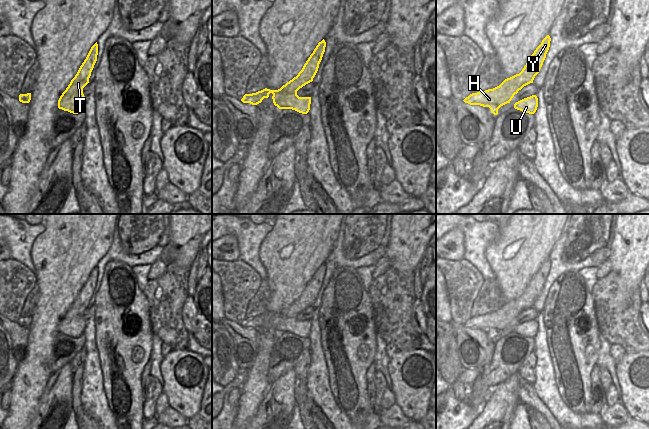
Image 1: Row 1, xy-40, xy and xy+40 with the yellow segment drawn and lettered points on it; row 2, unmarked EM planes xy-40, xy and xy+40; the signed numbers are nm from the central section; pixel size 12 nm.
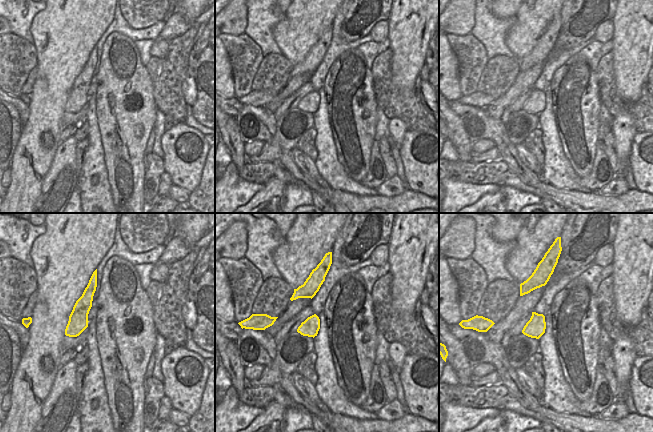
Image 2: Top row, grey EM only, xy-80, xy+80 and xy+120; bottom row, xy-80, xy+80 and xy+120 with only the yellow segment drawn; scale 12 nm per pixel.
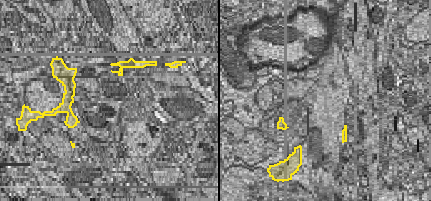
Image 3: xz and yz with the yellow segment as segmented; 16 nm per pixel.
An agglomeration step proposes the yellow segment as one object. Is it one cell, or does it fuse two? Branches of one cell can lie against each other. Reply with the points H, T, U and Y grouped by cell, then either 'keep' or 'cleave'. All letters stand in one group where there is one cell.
groups H T U Y; keep

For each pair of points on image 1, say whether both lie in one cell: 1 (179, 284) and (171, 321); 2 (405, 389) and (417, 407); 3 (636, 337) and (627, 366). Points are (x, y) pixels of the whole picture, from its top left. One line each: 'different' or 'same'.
1: same
2: same
3: different

